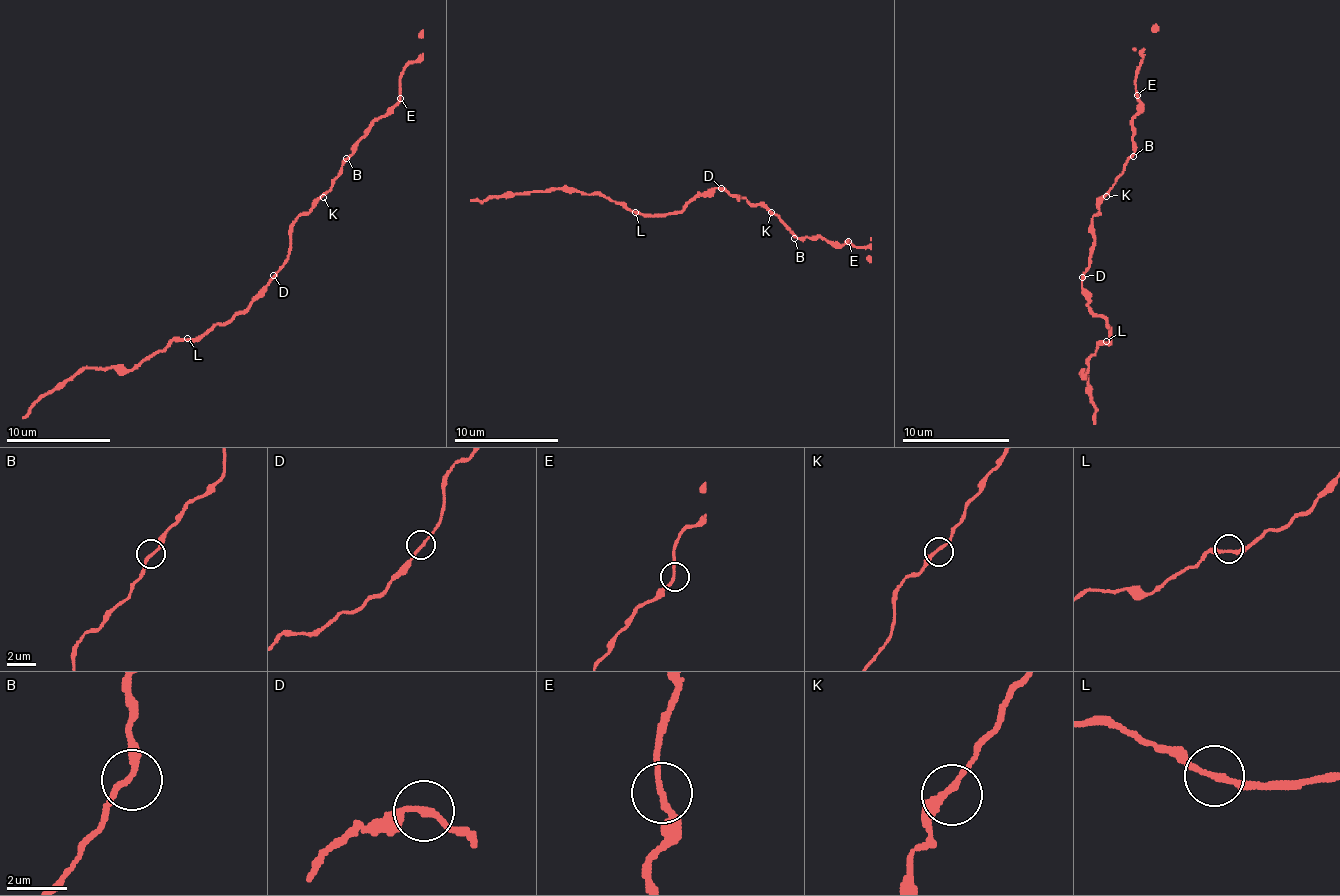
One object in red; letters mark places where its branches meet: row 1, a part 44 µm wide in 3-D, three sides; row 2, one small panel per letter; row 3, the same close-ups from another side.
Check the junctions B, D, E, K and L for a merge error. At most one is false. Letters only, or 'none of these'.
none of these

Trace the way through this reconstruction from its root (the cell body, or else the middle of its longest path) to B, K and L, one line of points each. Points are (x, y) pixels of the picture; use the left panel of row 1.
B: (276, 275), (289, 252), (289, 225), (307, 212), (333, 184), (346, 158)
K: (276, 275), (289, 252), (289, 225), (323, 197)
L: (276, 275), (232, 319), (216, 322), (200, 335), (187, 338)

